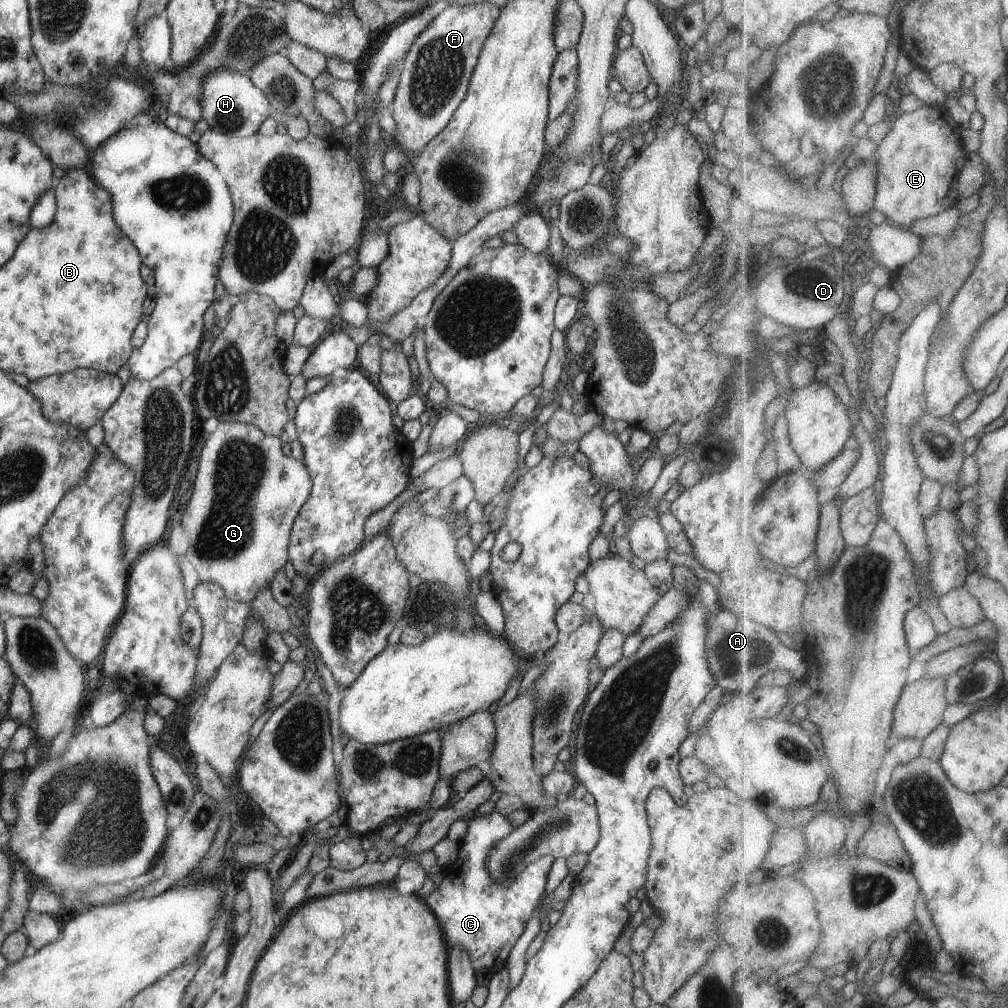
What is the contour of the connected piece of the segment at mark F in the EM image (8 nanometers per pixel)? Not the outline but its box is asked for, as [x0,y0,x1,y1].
[389,4,501,156]

